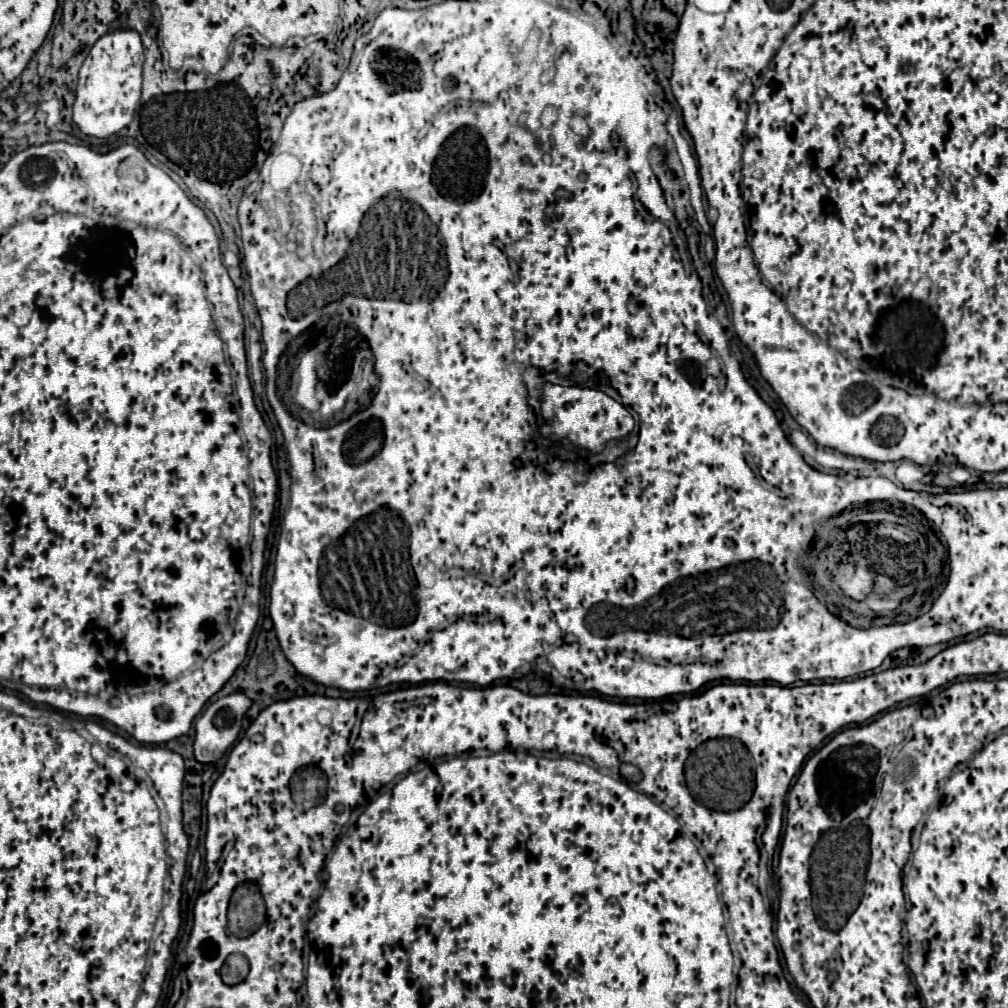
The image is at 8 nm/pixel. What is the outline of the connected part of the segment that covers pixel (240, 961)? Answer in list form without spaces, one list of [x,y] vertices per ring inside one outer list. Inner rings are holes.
[[[230,956],[230,962],[228,962],[228,976],[224,978],[226,984],[236,984],[240,980],[244,980],[248,972],[248,960],[244,956]]]

